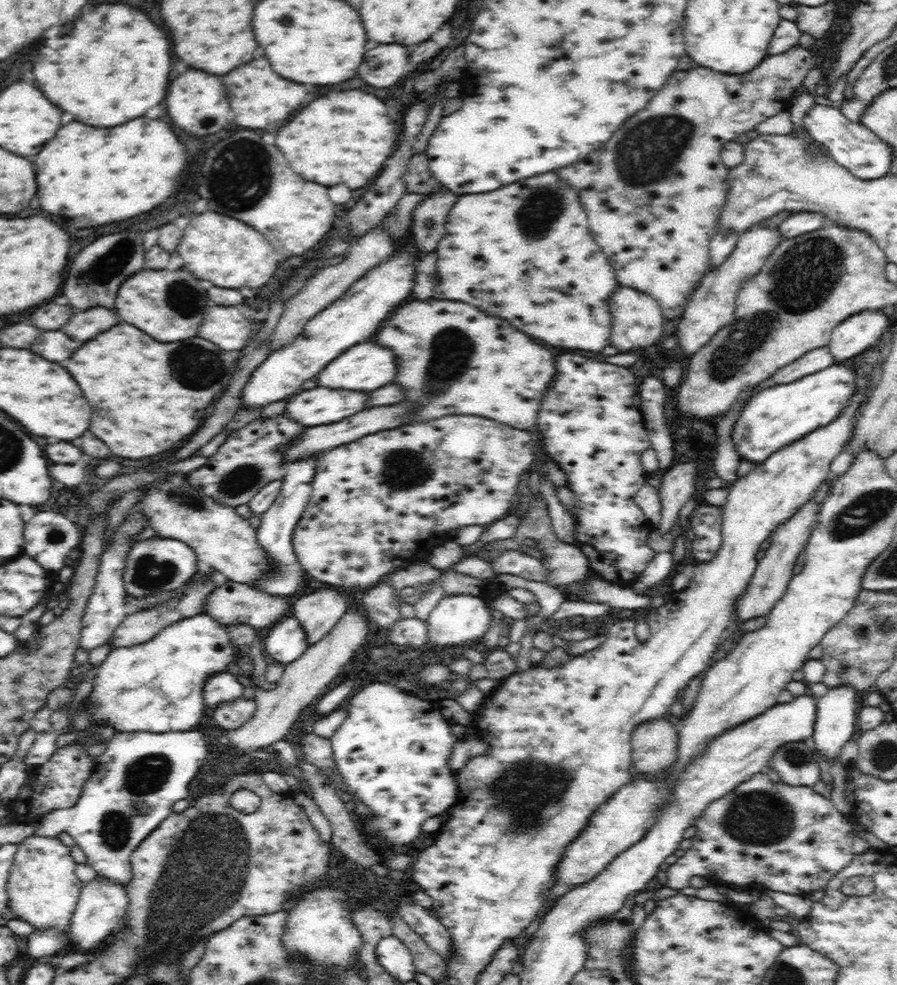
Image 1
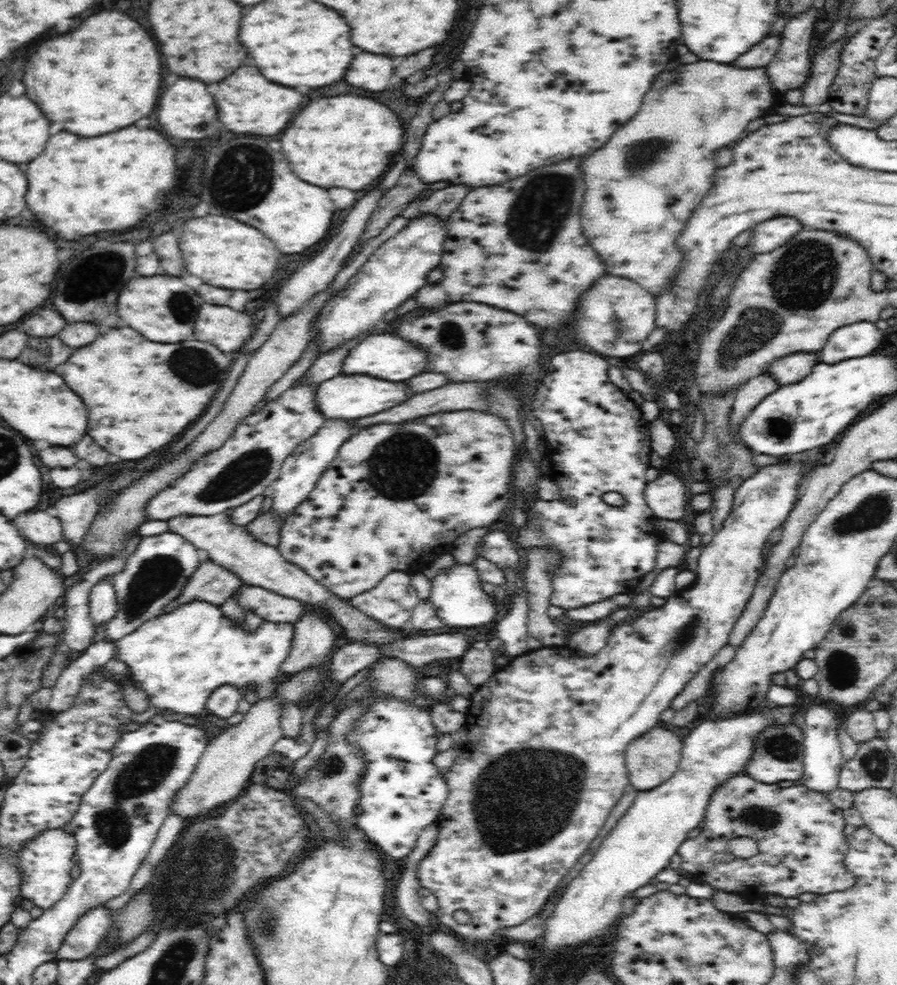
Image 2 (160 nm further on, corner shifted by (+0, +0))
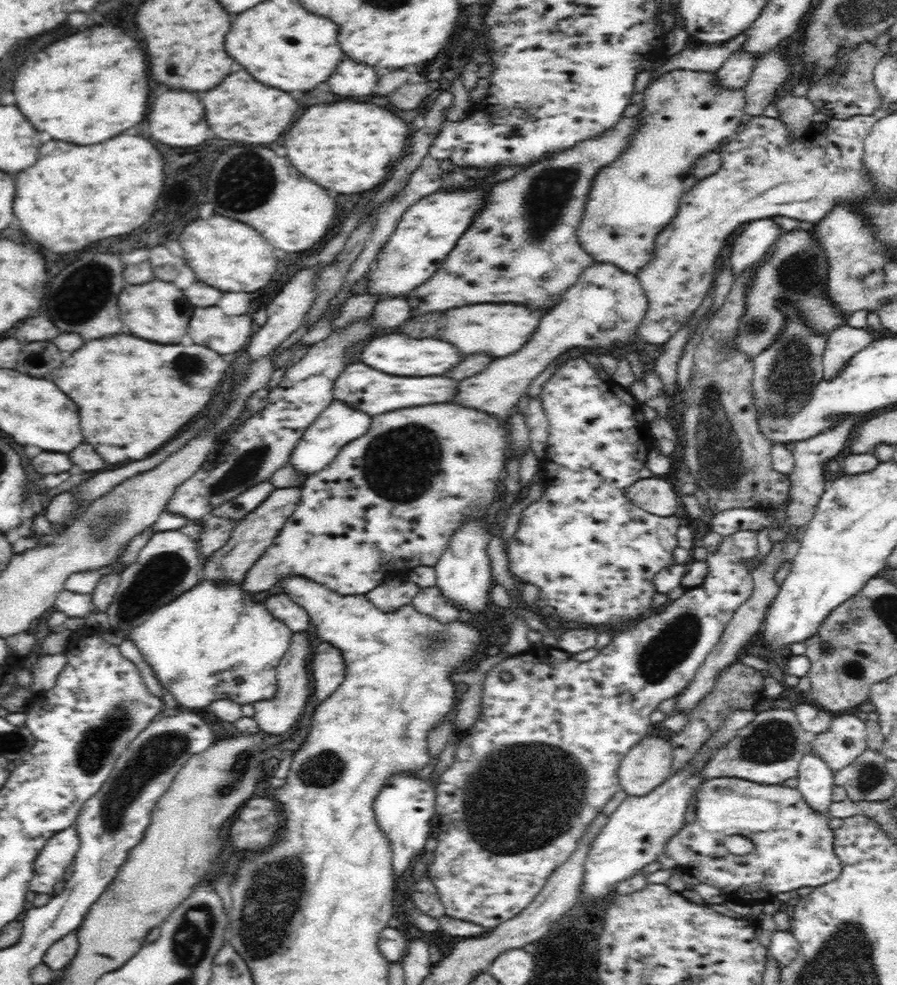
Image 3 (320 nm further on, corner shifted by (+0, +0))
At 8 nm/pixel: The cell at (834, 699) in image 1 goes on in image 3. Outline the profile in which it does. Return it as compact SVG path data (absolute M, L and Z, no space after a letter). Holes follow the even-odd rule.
M811 749L804 754L799 764L797 789L812 810L829 812L828 806L832 804L832 787L835 786L834 778L833 770L813 754Z

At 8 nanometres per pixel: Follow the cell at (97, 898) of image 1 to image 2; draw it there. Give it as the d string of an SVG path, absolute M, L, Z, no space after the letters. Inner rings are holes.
M104 904L82 914L62 941L56 960L73 961L90 956L105 940L113 916L114 910L106 908Z

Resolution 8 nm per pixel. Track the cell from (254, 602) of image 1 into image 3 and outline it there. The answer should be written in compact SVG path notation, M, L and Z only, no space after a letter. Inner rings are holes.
M284 593L274 594L264 600L266 609L278 620L286 623L291 632L304 633L310 628L311 618L304 608L295 604L290 596Z

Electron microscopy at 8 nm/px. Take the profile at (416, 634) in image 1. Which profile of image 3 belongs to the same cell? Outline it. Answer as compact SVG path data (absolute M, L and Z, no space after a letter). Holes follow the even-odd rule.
M438 586L419 588L418 594L413 598L412 603L421 614L432 616L440 623L453 623L459 616L459 610L444 599Z

